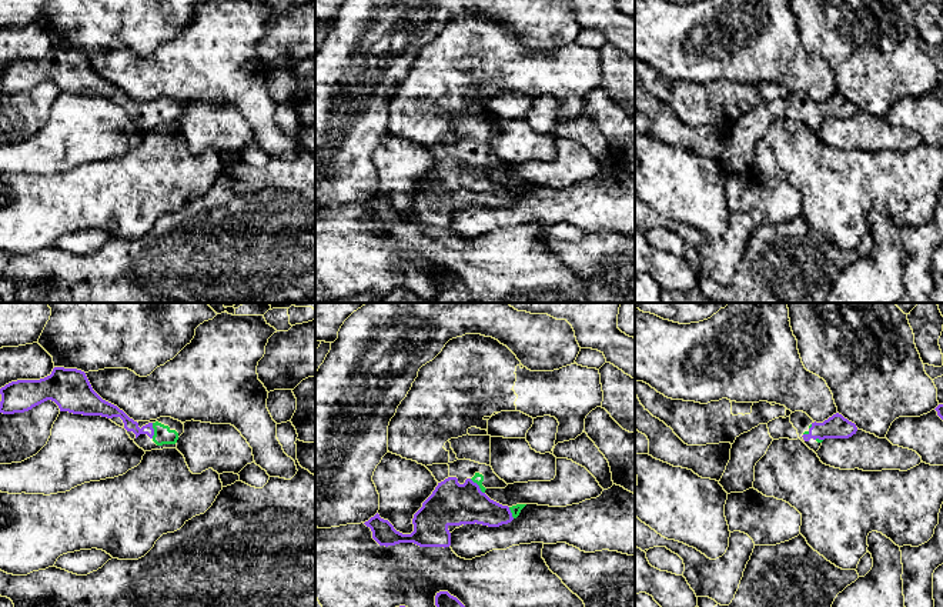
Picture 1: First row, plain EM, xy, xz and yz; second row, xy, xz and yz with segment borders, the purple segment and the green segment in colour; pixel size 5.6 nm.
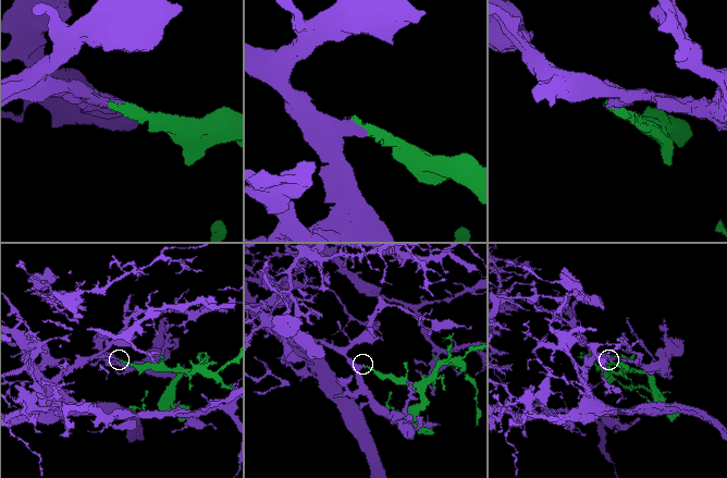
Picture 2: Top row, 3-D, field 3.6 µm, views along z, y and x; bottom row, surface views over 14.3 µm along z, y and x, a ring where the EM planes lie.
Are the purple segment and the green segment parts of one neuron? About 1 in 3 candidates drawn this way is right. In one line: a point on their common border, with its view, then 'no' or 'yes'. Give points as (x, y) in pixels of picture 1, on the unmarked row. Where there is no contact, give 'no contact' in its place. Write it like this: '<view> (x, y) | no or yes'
xz (478, 166) | yes

